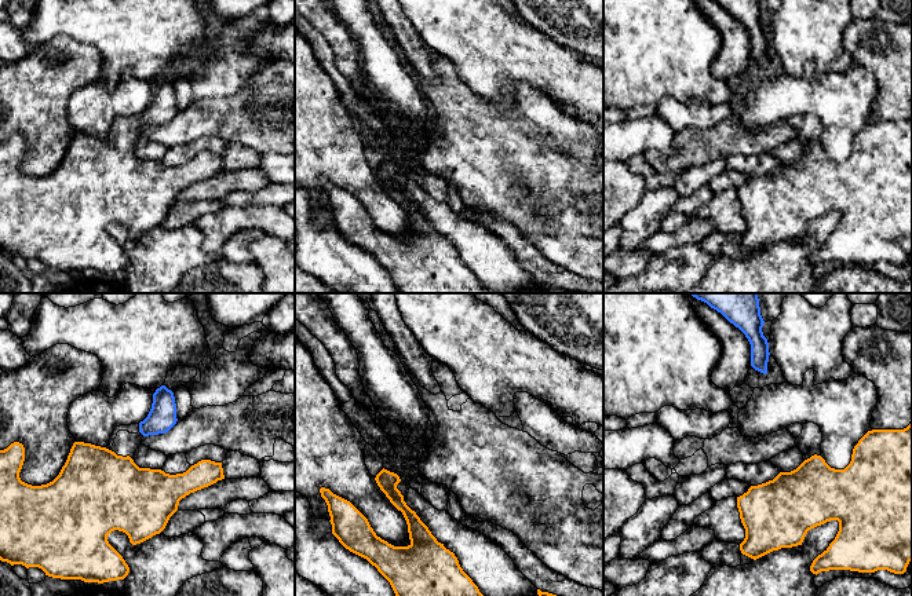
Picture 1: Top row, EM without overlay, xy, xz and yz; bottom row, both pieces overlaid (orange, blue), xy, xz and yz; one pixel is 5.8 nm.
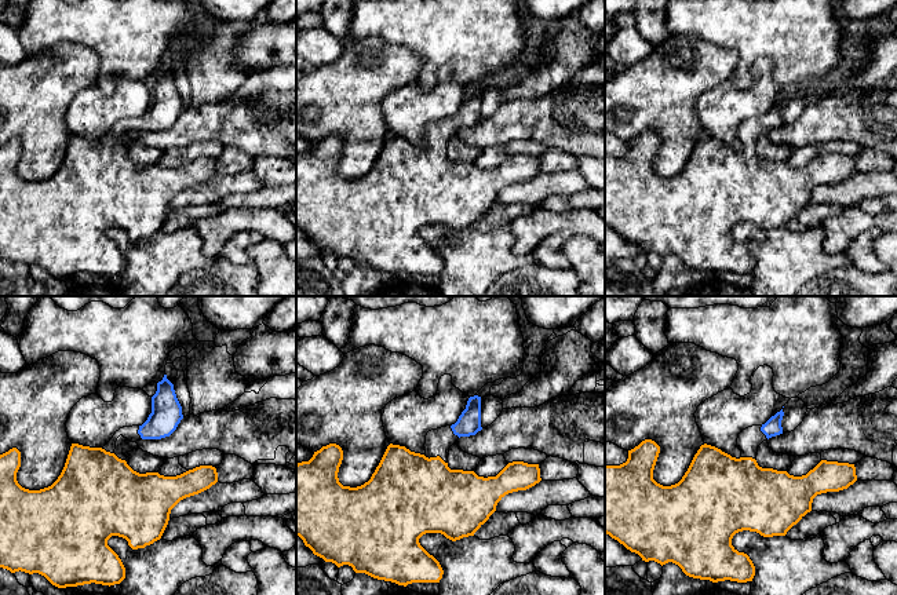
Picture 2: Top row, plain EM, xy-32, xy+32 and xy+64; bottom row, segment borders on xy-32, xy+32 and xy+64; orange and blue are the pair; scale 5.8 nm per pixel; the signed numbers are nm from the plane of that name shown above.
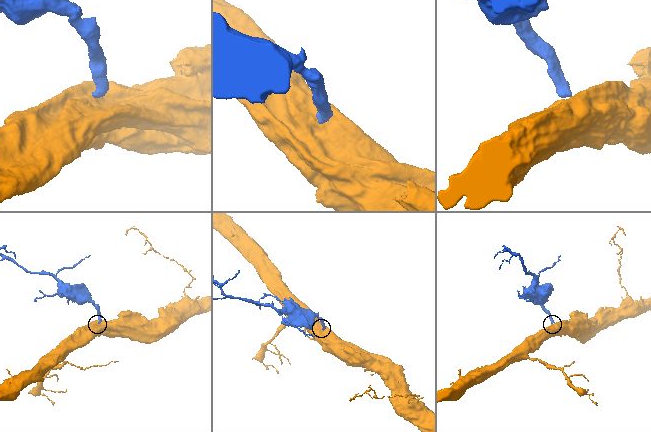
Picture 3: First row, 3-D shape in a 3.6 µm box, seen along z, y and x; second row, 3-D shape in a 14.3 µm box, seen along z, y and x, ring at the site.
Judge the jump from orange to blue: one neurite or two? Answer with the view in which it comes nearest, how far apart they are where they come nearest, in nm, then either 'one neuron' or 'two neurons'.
xy | 150 nm | one neuron

